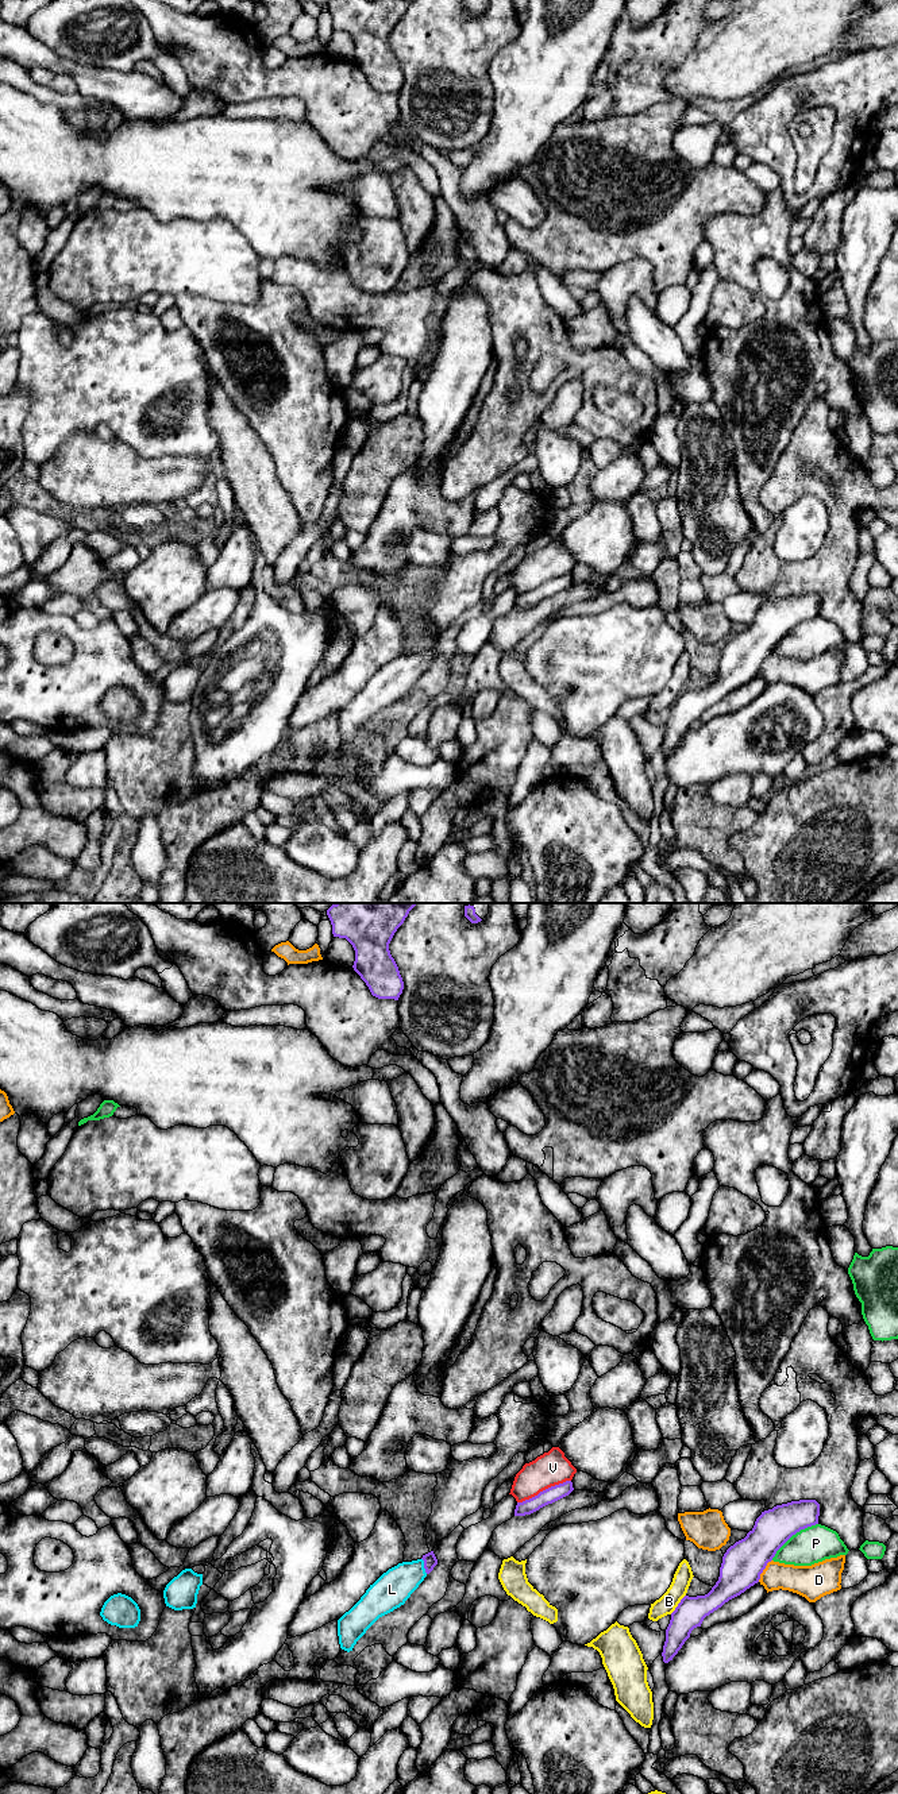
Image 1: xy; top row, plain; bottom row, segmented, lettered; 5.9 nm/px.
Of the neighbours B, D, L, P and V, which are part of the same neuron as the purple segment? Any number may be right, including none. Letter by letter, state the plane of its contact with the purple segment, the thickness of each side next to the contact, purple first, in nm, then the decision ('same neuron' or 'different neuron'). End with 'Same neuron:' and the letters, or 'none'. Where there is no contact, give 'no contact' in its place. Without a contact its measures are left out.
B: xy | 180/110 nm | different neuron
D: xy | 240/180 nm | different neuron
L: xy | 80/220 nm | same neuron
P: xy | 220/220 nm | different neuron
V: xy | 90/200 nm | different neuron
Same neuron: L

